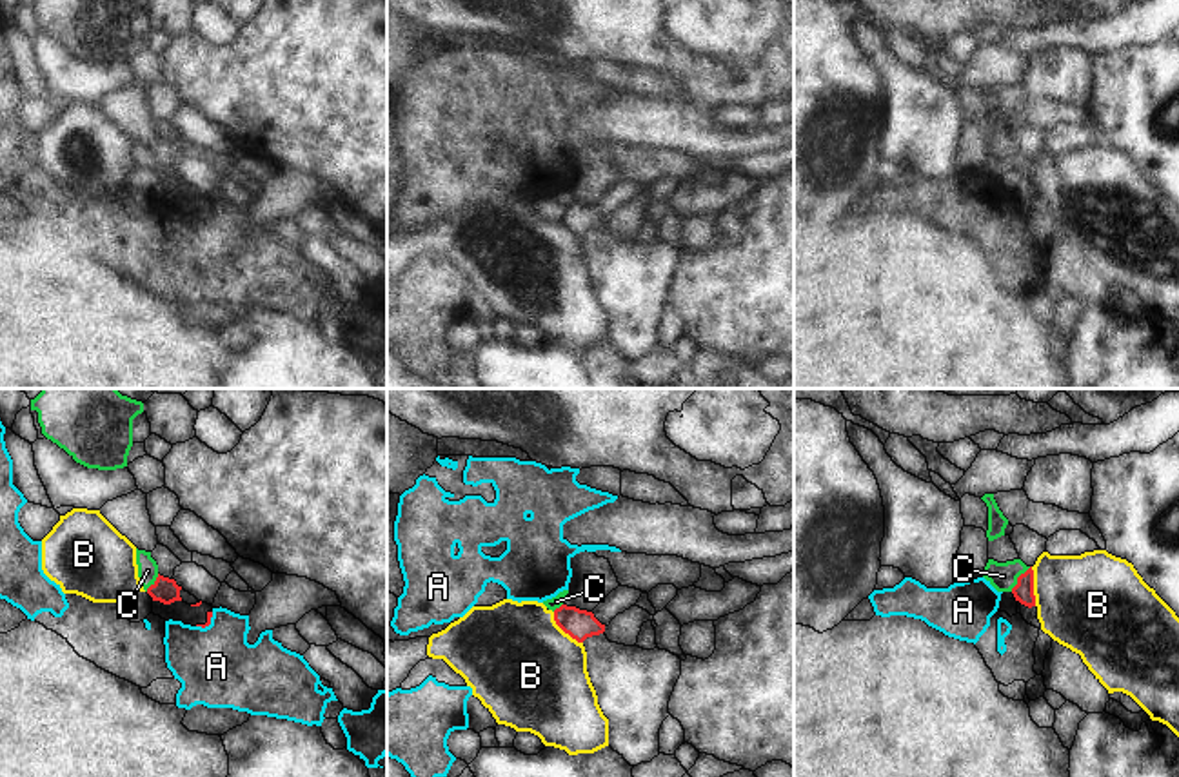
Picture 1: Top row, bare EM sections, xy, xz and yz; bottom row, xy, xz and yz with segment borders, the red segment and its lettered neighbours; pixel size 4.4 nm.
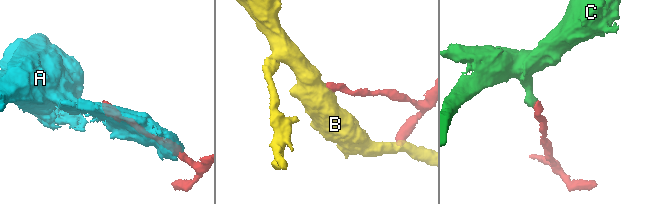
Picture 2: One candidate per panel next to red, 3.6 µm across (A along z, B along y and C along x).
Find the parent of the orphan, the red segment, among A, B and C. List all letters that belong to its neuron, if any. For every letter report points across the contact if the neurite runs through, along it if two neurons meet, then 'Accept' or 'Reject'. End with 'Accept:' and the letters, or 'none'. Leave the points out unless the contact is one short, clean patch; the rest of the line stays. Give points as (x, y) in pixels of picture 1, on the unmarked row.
A: Reject
B: Boundary: yz (1030, 160), (1036, 198). Reject
C: Path across: yz (1023, 186), (1018, 171), (1003, 169). Accept
Accept: C.

